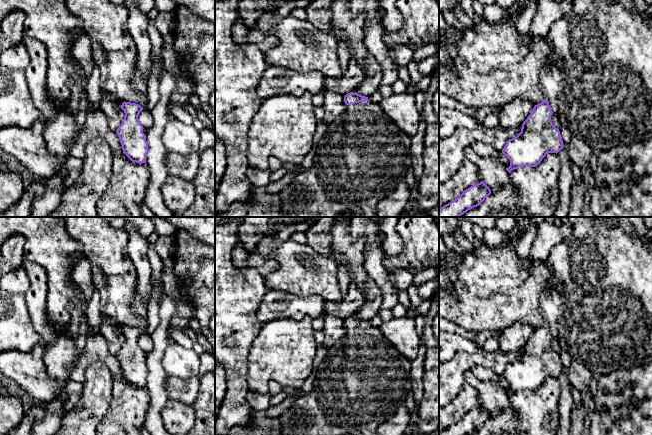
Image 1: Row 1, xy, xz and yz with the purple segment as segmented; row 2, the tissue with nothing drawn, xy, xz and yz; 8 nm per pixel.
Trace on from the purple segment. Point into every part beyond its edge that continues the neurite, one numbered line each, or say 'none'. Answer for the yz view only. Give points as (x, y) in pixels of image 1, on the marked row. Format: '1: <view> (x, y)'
1: yz (603, 93)

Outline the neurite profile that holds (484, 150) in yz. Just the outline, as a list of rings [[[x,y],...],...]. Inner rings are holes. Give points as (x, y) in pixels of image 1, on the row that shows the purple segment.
[[[472,141],[469,144],[469,147],[481,157],[495,159],[505,168],[510,166],[510,160],[502,153],[502,151],[496,150],[491,145],[478,141]]]

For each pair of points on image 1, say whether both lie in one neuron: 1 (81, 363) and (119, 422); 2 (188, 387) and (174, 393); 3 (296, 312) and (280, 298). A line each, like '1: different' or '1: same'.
1: same
2: same
3: same

